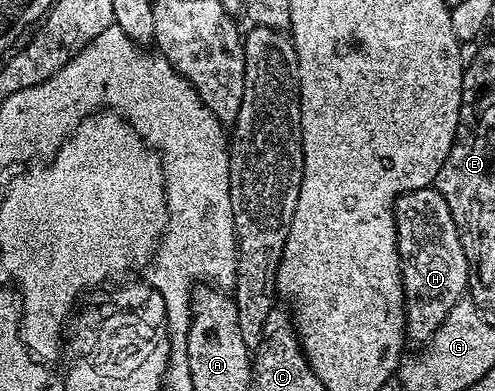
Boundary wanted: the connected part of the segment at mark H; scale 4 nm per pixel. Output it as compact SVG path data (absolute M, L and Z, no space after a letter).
M433 186L401 194L397 198L397 205L393 207L393 215L397 225L397 251L401 257L401 275L405 289L405 332L410 343L425 344L441 327L443 320L447 320L451 308L455 308L455 304L466 297L469 288L469 261L463 252L451 208L447 208L447 200L443 200L441 193Z

